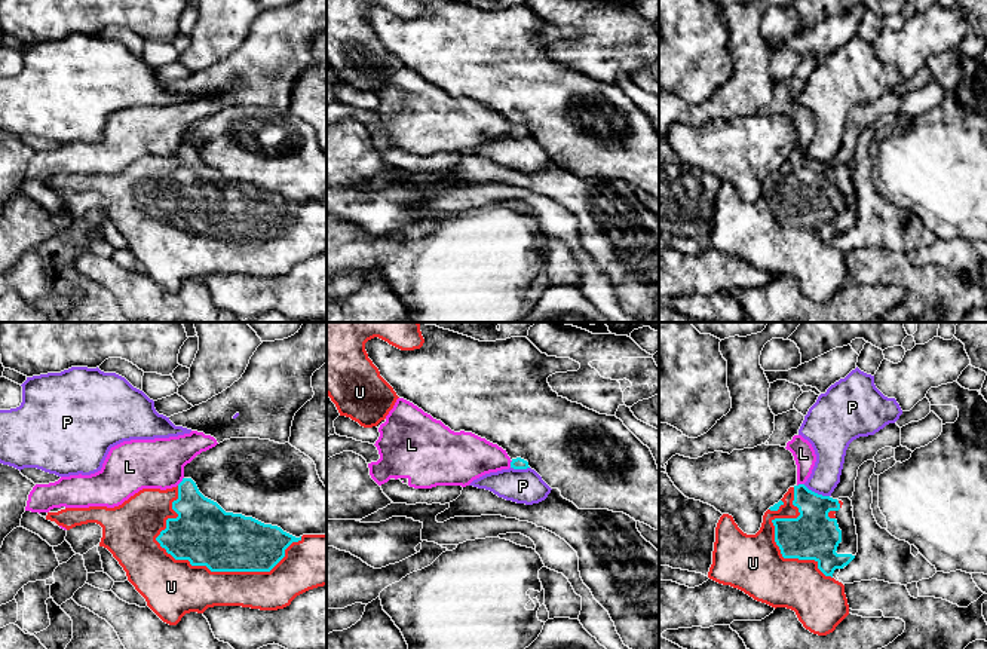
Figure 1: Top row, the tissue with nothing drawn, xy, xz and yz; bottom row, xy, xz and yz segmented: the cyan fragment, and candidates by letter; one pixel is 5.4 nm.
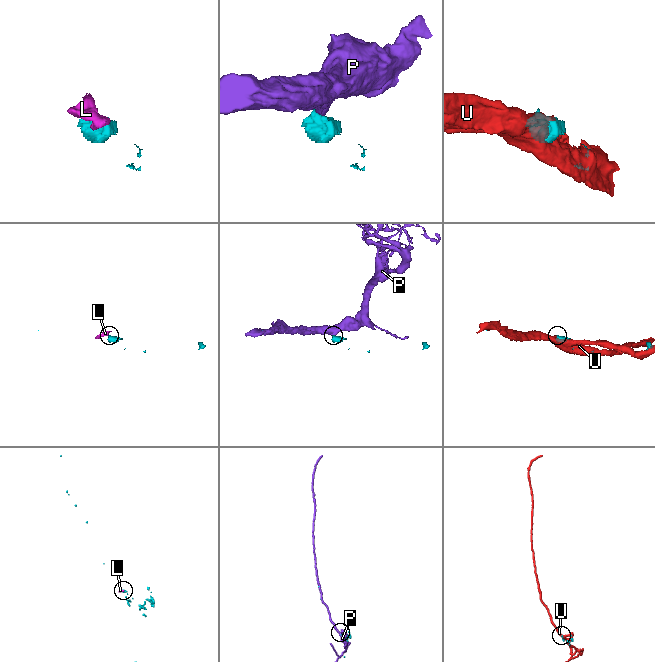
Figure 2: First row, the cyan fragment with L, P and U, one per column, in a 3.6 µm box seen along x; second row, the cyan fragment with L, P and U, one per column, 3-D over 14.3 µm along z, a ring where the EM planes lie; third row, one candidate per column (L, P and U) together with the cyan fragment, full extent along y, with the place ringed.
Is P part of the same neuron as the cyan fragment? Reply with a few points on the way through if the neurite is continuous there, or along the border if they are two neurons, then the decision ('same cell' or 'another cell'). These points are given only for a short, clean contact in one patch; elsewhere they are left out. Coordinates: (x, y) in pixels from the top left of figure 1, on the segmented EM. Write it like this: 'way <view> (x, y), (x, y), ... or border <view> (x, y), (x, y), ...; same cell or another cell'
another cell

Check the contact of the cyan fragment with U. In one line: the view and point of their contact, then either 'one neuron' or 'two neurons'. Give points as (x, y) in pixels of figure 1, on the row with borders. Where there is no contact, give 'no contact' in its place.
meets cyan in xy at (230, 571); one neuron

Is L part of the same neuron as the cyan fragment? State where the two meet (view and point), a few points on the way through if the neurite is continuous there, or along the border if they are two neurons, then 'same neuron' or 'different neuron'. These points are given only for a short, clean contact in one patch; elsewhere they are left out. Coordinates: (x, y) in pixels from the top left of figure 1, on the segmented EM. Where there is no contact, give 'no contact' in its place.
meets cyan in xy at (181, 481); border along xy (183, 477), (177, 484); different neuron

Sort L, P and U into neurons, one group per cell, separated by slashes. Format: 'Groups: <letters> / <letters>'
Groups: L / P / U

